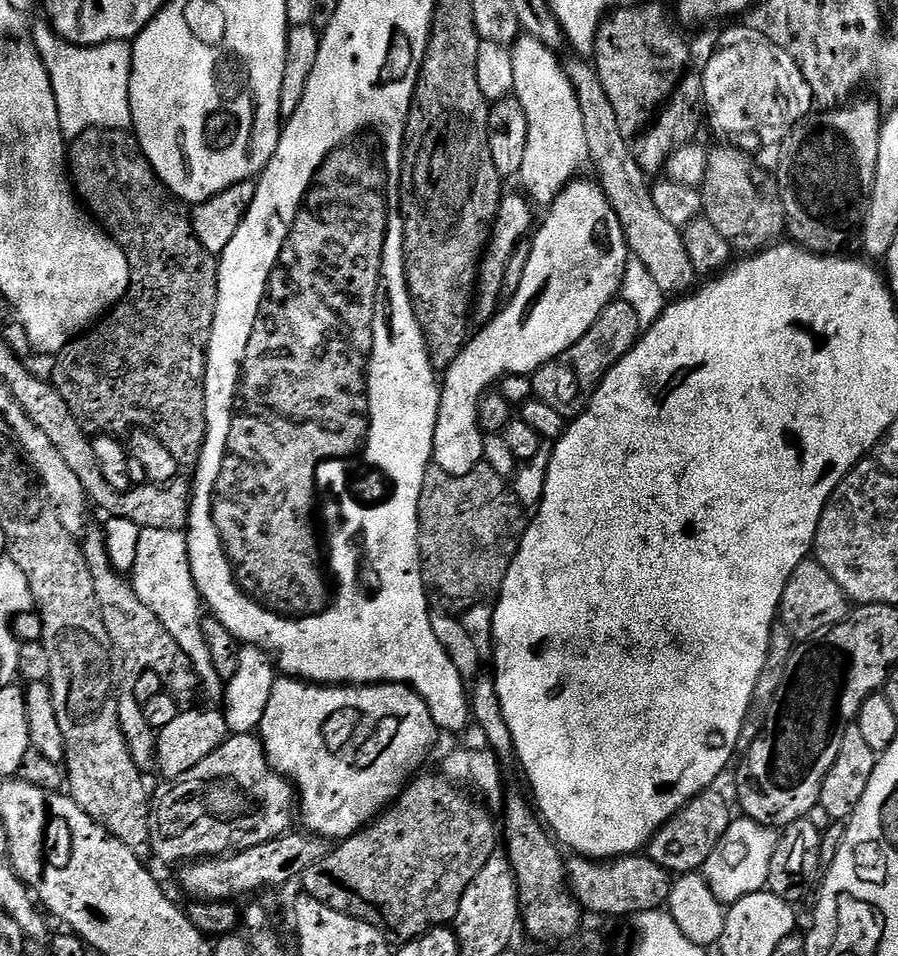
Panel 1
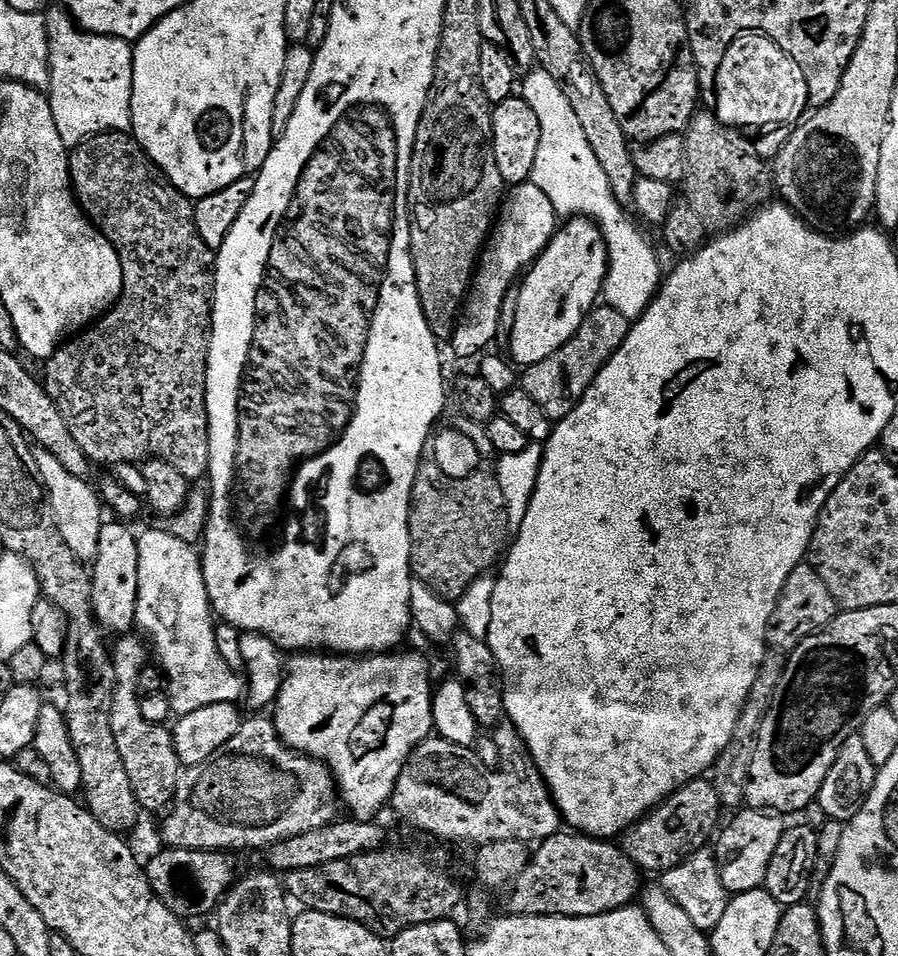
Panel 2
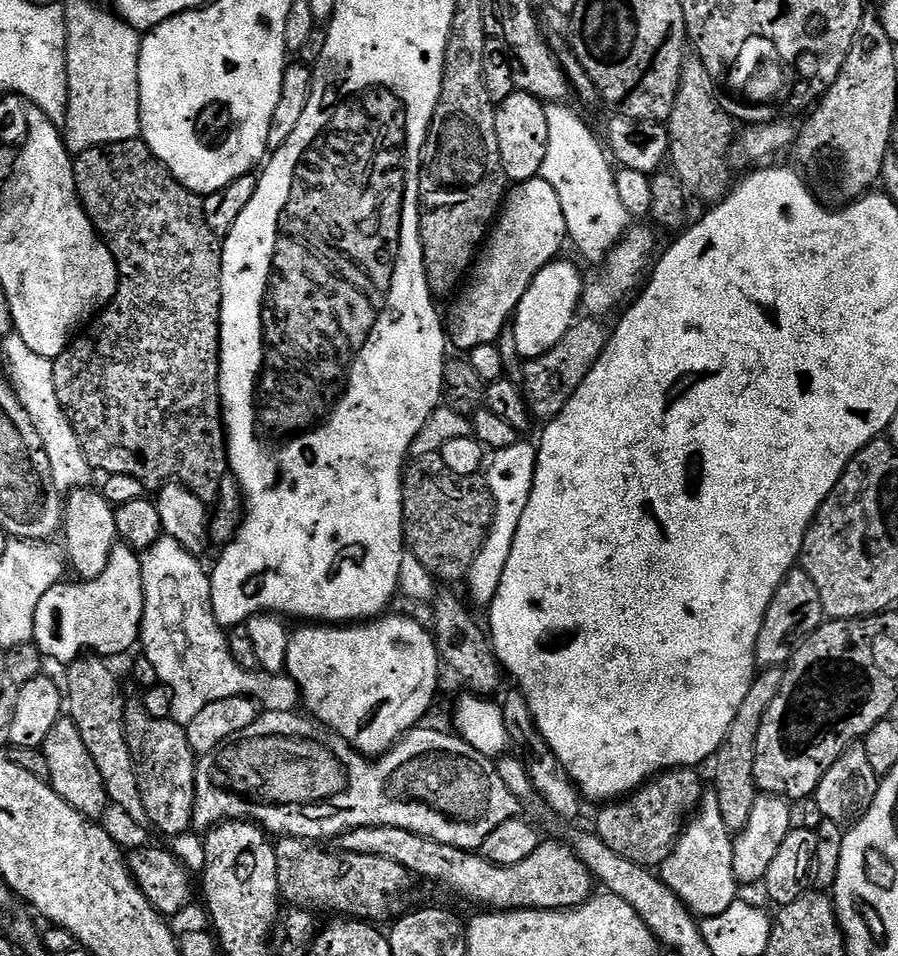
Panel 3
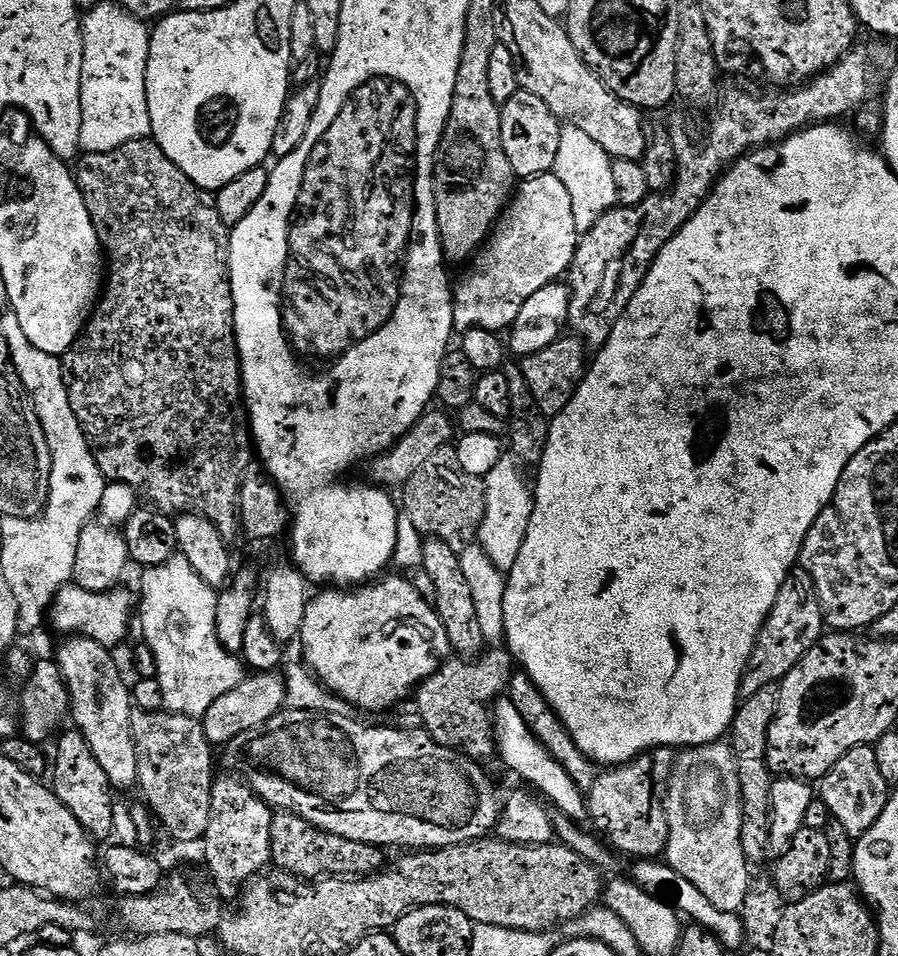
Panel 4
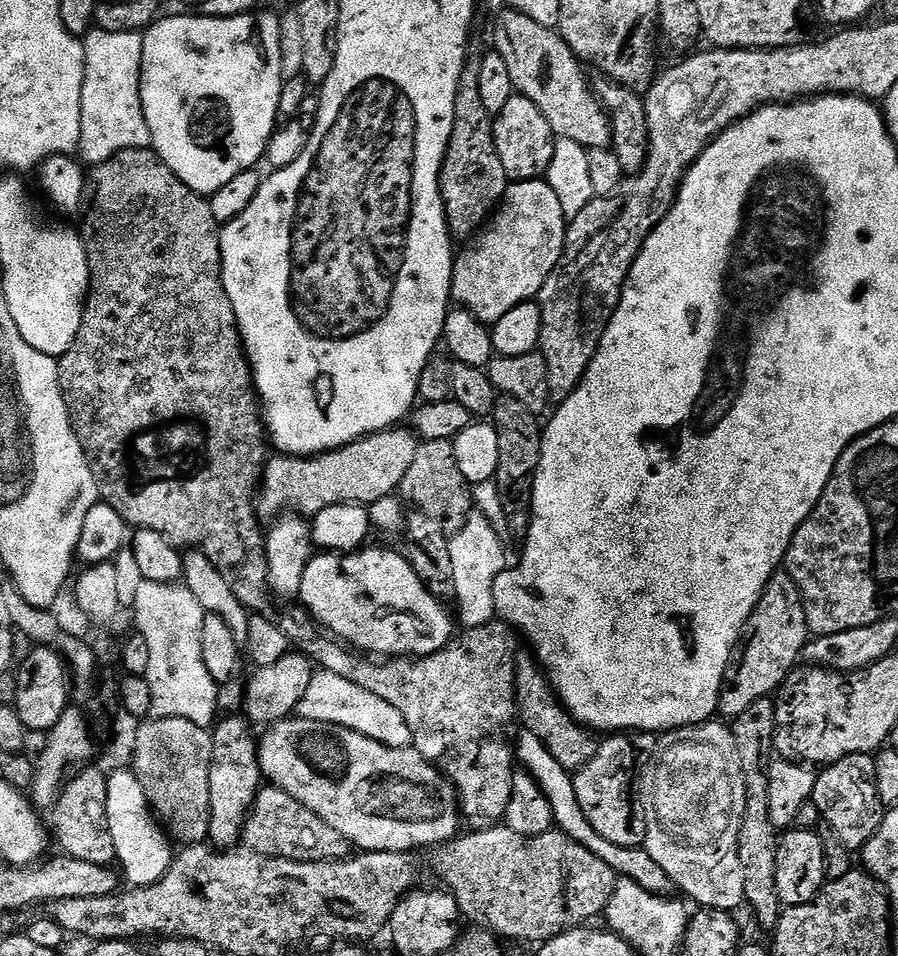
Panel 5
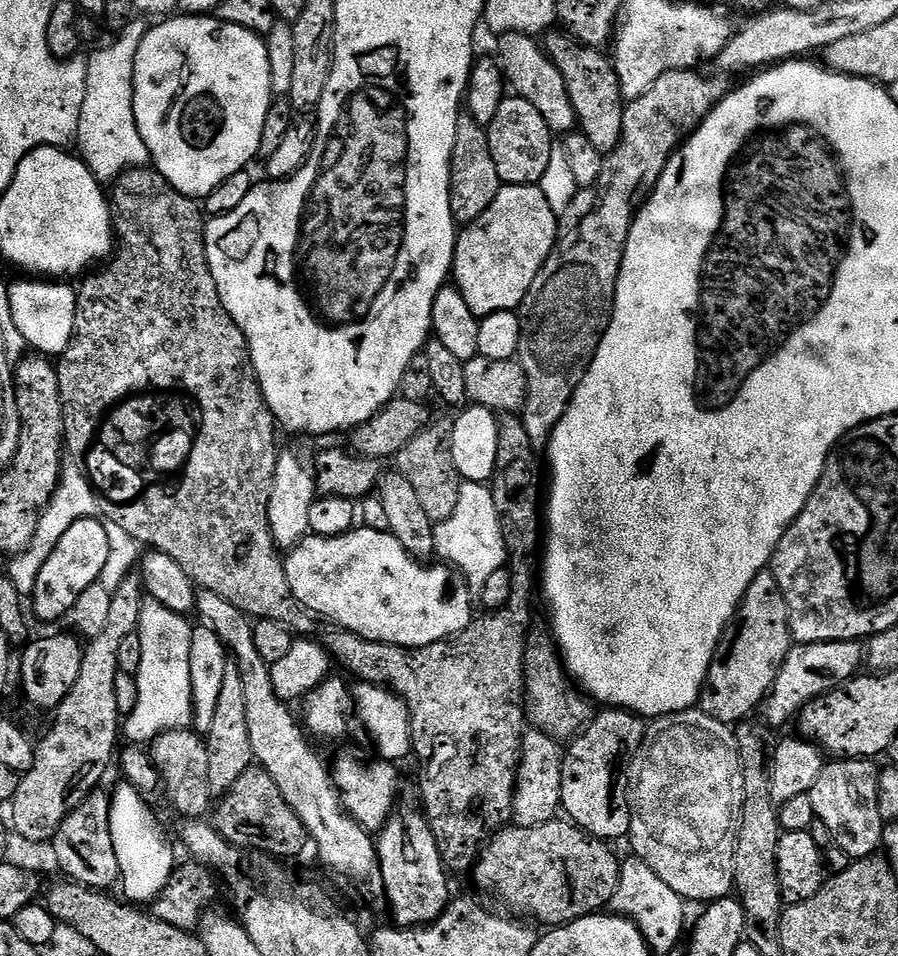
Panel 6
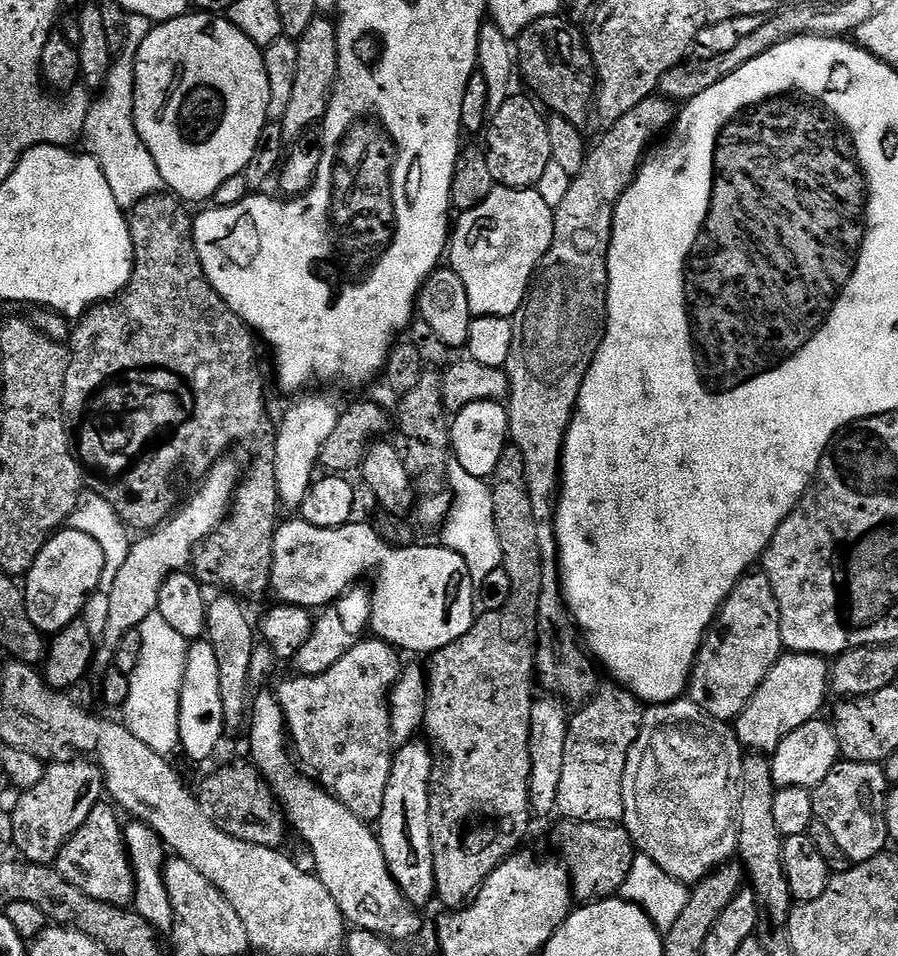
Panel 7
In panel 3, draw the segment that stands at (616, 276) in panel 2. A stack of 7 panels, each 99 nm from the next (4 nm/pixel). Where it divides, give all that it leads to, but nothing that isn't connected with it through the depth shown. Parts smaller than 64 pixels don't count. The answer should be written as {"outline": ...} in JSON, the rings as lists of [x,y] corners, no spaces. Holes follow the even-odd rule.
{"outline":[[[560,102],[549,103],[546,107],[548,145],[542,179],[554,186],[554,194],[558,194],[558,202],[562,202],[568,240],[576,243],[577,250],[586,259],[604,258],[628,231],[630,217],[619,198],[617,173],[605,145],[601,141],[599,144],[595,134],[564,107],[568,106]]]}

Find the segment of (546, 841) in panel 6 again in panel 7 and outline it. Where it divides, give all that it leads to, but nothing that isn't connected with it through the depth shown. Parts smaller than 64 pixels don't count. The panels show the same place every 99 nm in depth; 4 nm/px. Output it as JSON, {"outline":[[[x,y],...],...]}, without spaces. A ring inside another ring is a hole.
{"outline":[[[564,820],[556,840],[565,852],[568,873],[572,879],[572,895],[580,902],[595,902],[615,897],[621,891],[631,864],[638,855],[630,834],[619,823],[595,824]]]}

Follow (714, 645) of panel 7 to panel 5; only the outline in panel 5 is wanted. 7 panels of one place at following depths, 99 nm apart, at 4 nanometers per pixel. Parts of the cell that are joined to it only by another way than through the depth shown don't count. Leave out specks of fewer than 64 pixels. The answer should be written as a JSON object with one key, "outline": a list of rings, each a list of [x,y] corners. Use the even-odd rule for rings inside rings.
{"outline":[[[786,570],[778,571],[770,578],[758,606],[746,622],[738,645],[738,659],[726,677],[724,689],[720,691],[719,715],[734,718],[749,706],[754,706],[754,702],[767,700],[779,693],[784,681],[793,675],[795,668],[792,667],[796,659],[799,661],[803,657],[809,639],[804,597],[794,578],[790,578]]]}

